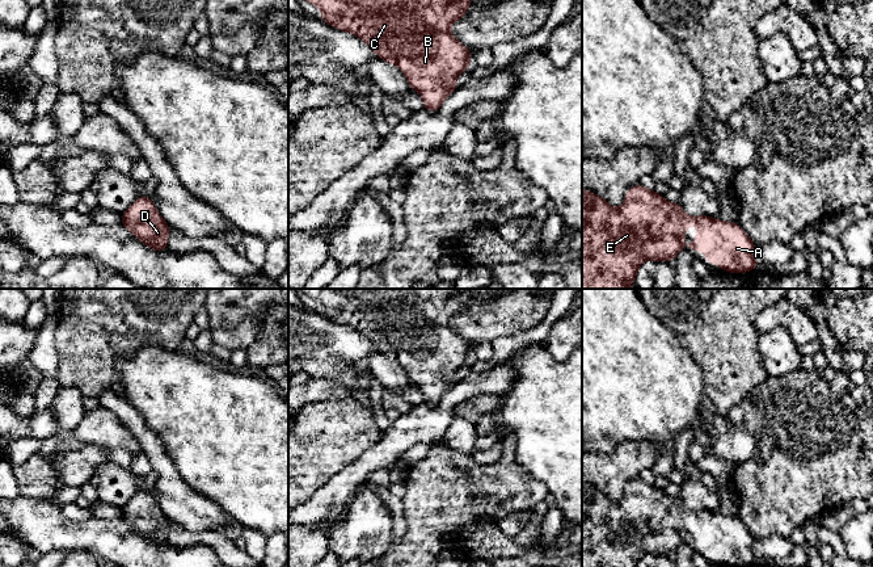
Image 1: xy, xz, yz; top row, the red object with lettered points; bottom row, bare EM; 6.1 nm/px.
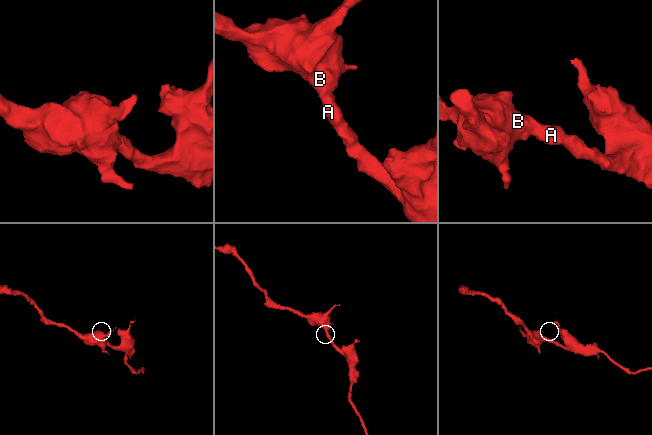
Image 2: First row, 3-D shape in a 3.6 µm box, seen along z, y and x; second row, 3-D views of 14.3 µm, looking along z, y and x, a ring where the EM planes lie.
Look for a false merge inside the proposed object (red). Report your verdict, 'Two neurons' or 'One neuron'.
One neuron

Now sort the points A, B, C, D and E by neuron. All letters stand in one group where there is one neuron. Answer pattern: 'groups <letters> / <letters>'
groups A B C D E

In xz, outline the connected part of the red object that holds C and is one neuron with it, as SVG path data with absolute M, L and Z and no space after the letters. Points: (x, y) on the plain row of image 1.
M295 289L321 303L328 319L354 327L376 350L396 358L423 394L423 403L436 406L456 382L456 371L471 362L472 345L461 339L450 322L464 311L471 289Z

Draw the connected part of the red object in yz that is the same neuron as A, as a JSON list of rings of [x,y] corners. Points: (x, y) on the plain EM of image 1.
[[[641,478],[628,483],[620,503],[612,503],[603,491],[582,483],[582,567],[637,567],[648,553],[674,555],[684,542],[686,522],[697,518],[697,532],[686,539],[689,545],[704,545],[705,554],[730,567],[755,564],[756,539],[738,517],[722,516],[707,509],[689,511],[679,496],[667,496],[663,490]]]

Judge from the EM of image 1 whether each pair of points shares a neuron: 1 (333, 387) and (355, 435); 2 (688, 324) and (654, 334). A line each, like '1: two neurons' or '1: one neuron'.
1: two neurons
2: two neurons

